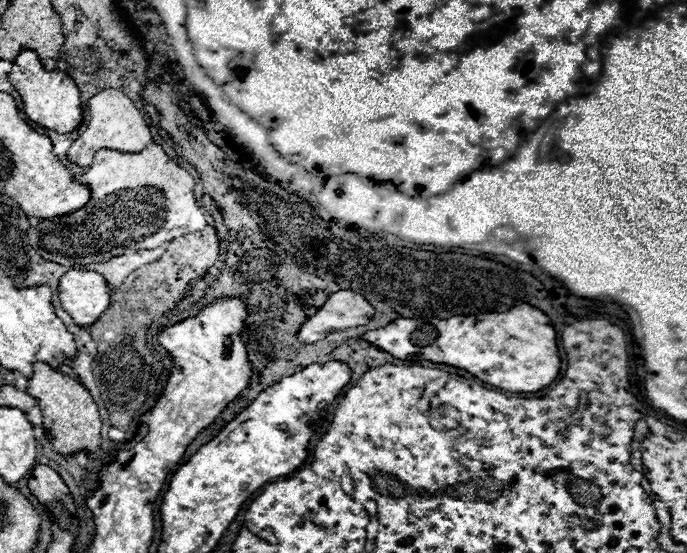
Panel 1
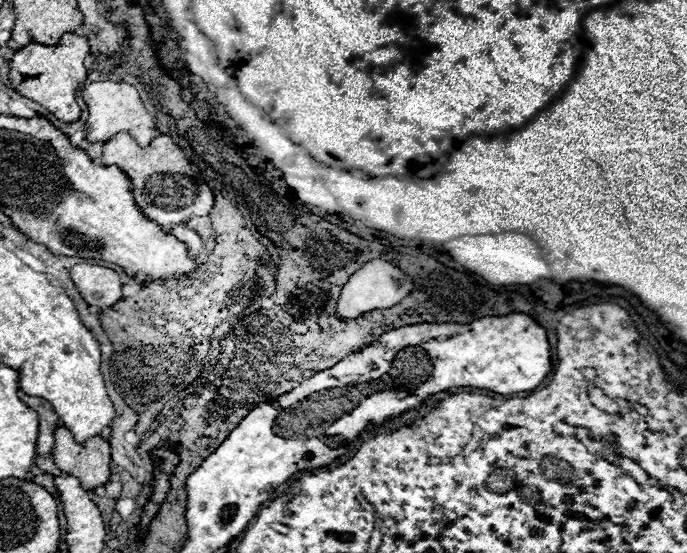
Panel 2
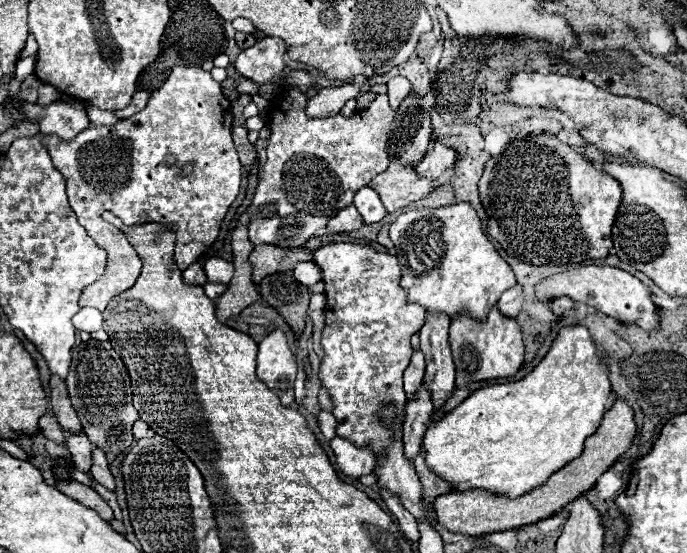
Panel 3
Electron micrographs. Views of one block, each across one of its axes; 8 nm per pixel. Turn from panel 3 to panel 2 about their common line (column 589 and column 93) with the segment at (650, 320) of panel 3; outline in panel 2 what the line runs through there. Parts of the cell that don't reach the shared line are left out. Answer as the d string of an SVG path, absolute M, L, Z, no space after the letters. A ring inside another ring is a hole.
M76 264L70 270L70 278L74 280L82 298L100 310L116 304L122 298L122 282L120 276L102 266L92 264Z

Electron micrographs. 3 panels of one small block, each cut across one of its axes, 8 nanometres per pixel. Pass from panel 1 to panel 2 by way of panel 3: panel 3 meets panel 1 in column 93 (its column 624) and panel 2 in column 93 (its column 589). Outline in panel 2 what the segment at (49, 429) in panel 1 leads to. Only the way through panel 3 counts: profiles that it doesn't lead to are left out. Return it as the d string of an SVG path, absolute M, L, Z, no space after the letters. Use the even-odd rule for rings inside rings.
M60 426L56 430L52 460L60 472L76 476L86 490L106 486L112 476L110 444L102 436L94 436L86 446L80 446L72 438L72 432Z

